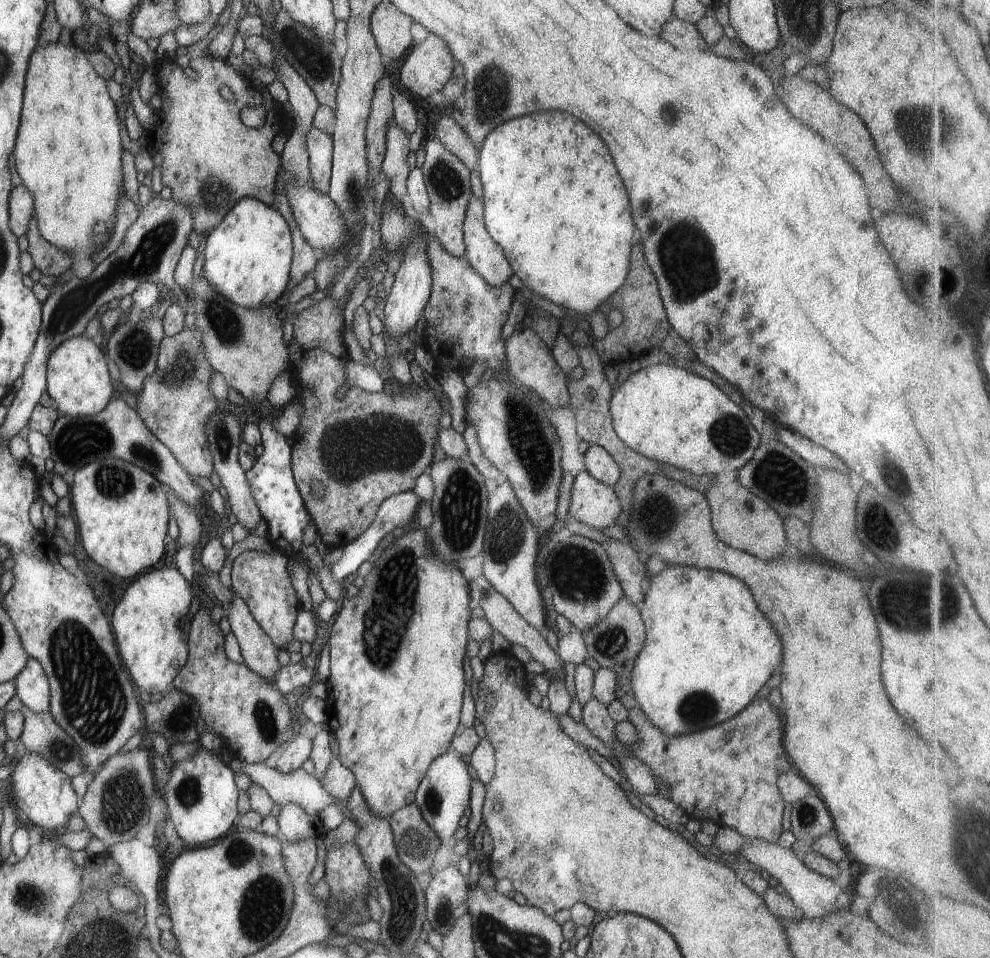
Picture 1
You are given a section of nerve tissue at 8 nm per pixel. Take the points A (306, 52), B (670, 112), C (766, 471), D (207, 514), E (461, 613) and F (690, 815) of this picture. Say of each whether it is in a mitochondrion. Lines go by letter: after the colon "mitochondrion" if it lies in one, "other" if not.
A: mitochondrion
B: other
C: mitochondrion
D: other
E: other
F: other

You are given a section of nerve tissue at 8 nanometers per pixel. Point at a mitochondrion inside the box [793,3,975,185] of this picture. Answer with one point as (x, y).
(952, 137)

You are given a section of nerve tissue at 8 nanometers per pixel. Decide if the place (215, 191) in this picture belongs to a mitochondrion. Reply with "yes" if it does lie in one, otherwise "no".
yes

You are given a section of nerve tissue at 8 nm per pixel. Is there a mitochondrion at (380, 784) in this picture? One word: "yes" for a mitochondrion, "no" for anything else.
no

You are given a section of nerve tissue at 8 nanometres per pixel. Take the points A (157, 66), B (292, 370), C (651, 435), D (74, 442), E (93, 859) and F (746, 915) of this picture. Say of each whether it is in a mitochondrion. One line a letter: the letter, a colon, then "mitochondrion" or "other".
A: other
B: other
C: other
D: mitochondrion
E: other
F: other

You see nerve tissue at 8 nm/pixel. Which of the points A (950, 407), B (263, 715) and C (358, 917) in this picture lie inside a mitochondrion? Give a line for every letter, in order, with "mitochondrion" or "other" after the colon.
A: other
B: mitochondrion
C: other

